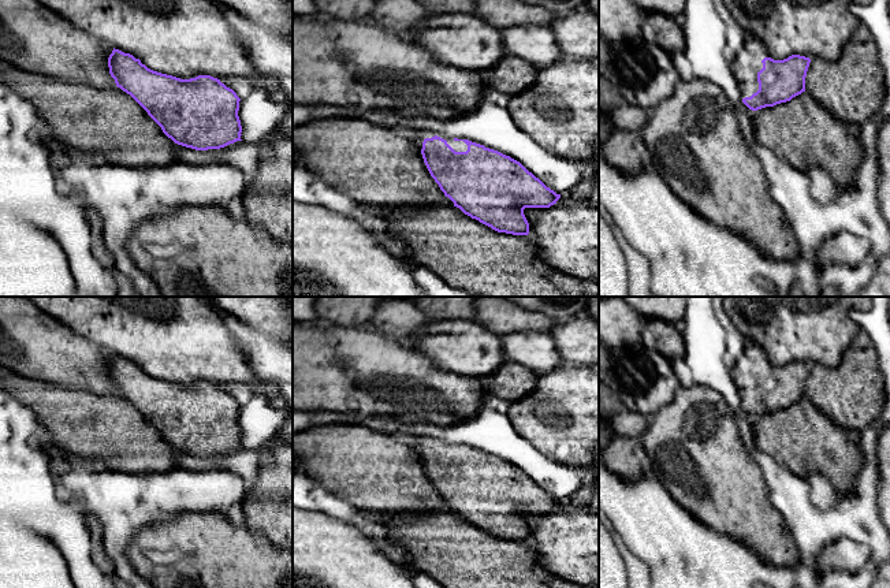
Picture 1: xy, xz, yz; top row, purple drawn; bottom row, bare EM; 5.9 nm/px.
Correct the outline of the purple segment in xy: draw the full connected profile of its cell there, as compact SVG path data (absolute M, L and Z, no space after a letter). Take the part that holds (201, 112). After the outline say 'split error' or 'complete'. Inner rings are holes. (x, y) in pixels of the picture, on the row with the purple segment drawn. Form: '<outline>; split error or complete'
M119 49L108 57L109 74L118 88L130 94L175 144L195 150L220 149L241 139L238 116L241 98L220 79L198 75L180 79L148 68L130 53Z; complete

